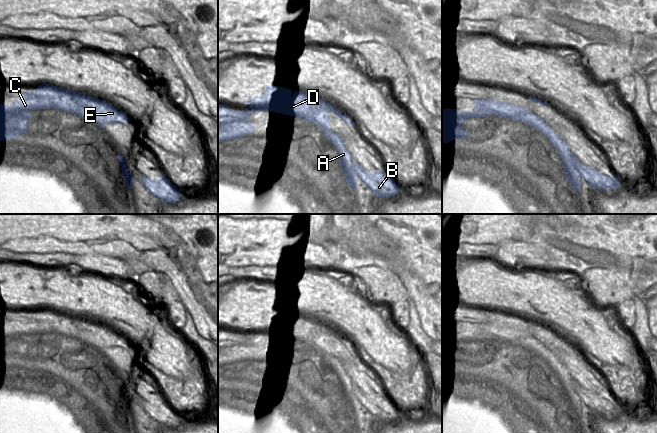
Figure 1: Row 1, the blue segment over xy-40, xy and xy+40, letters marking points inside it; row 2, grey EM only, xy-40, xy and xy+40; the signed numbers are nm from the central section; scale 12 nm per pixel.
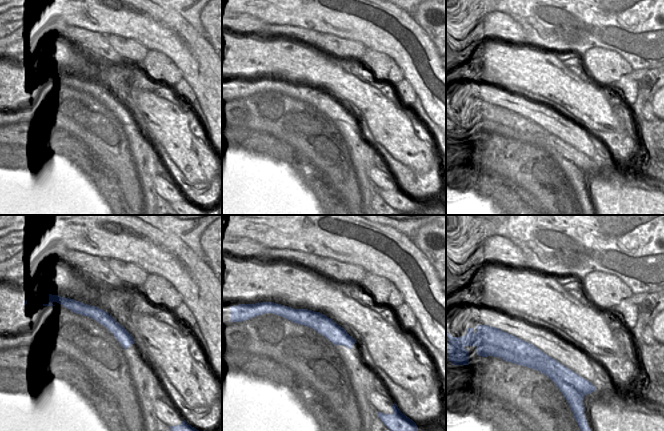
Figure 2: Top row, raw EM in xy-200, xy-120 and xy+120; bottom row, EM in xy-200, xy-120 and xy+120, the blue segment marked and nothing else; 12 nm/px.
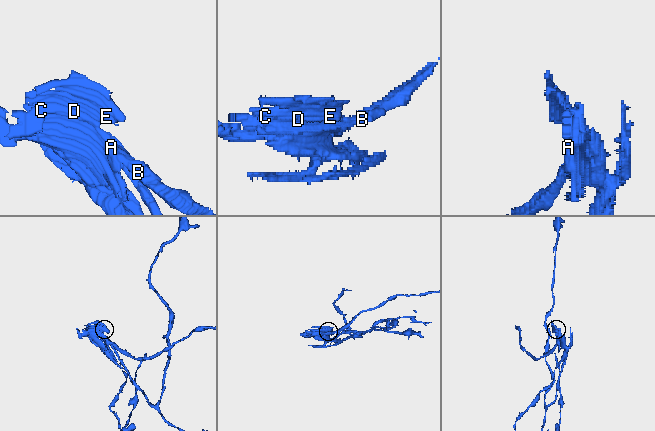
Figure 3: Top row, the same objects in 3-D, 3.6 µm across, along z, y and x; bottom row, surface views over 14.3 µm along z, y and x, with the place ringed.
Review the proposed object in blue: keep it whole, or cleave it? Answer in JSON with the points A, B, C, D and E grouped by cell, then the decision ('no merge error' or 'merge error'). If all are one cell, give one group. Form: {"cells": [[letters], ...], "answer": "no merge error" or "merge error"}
{"cells": [["A", "B"], ["C", "D", "E"]], "answer": "merge error"}

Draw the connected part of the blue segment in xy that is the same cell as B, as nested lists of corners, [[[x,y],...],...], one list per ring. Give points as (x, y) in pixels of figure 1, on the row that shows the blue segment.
[[[326,128],[321,129],[336,148],[338,160],[341,161],[344,166],[348,165],[350,169],[354,169],[359,178],[374,192],[375,197],[391,197],[399,193],[399,185],[391,175],[387,177],[382,172],[369,172],[364,170],[359,164],[354,164],[351,161],[350,152],[343,143],[343,138]]]

